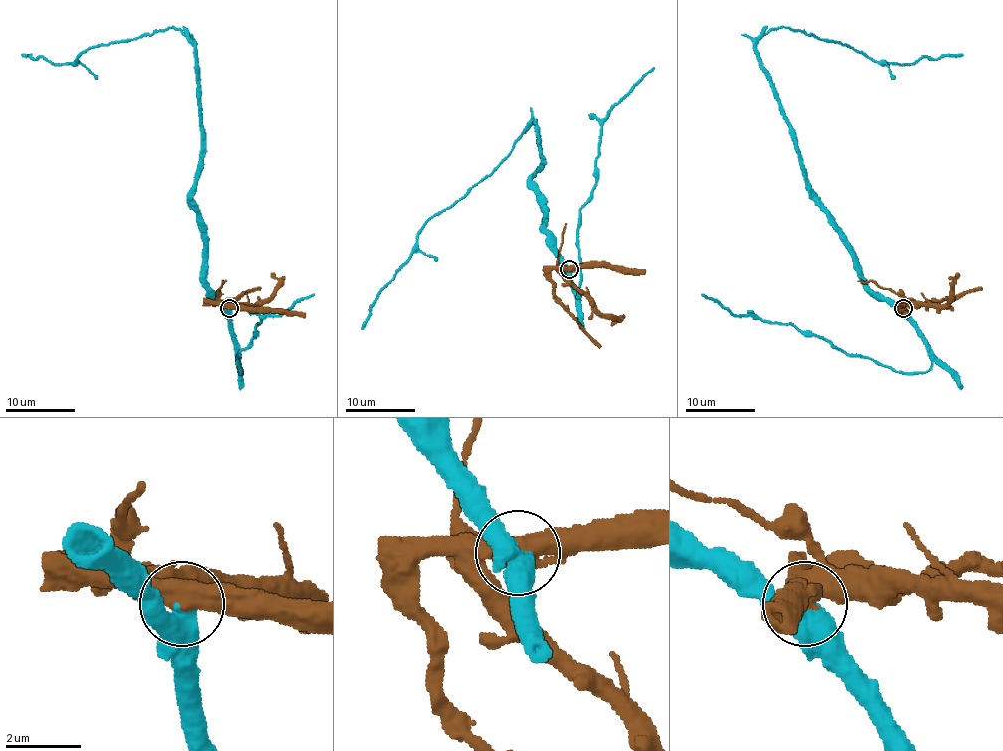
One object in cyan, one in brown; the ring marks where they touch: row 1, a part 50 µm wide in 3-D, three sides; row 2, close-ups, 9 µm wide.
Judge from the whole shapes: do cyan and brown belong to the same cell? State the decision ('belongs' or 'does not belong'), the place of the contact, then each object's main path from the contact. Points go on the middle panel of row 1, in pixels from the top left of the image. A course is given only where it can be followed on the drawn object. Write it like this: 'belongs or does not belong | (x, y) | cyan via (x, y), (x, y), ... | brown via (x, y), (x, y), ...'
does not belong | (569, 269) | cyan via (569, 268), (531, 182), (541, 161), (533, 123), (508, 156), (425, 223), (417, 249), (380, 291), (361, 329) | brown via (569, 268), (553, 268), (550, 272), (552, 294), (598, 348)

